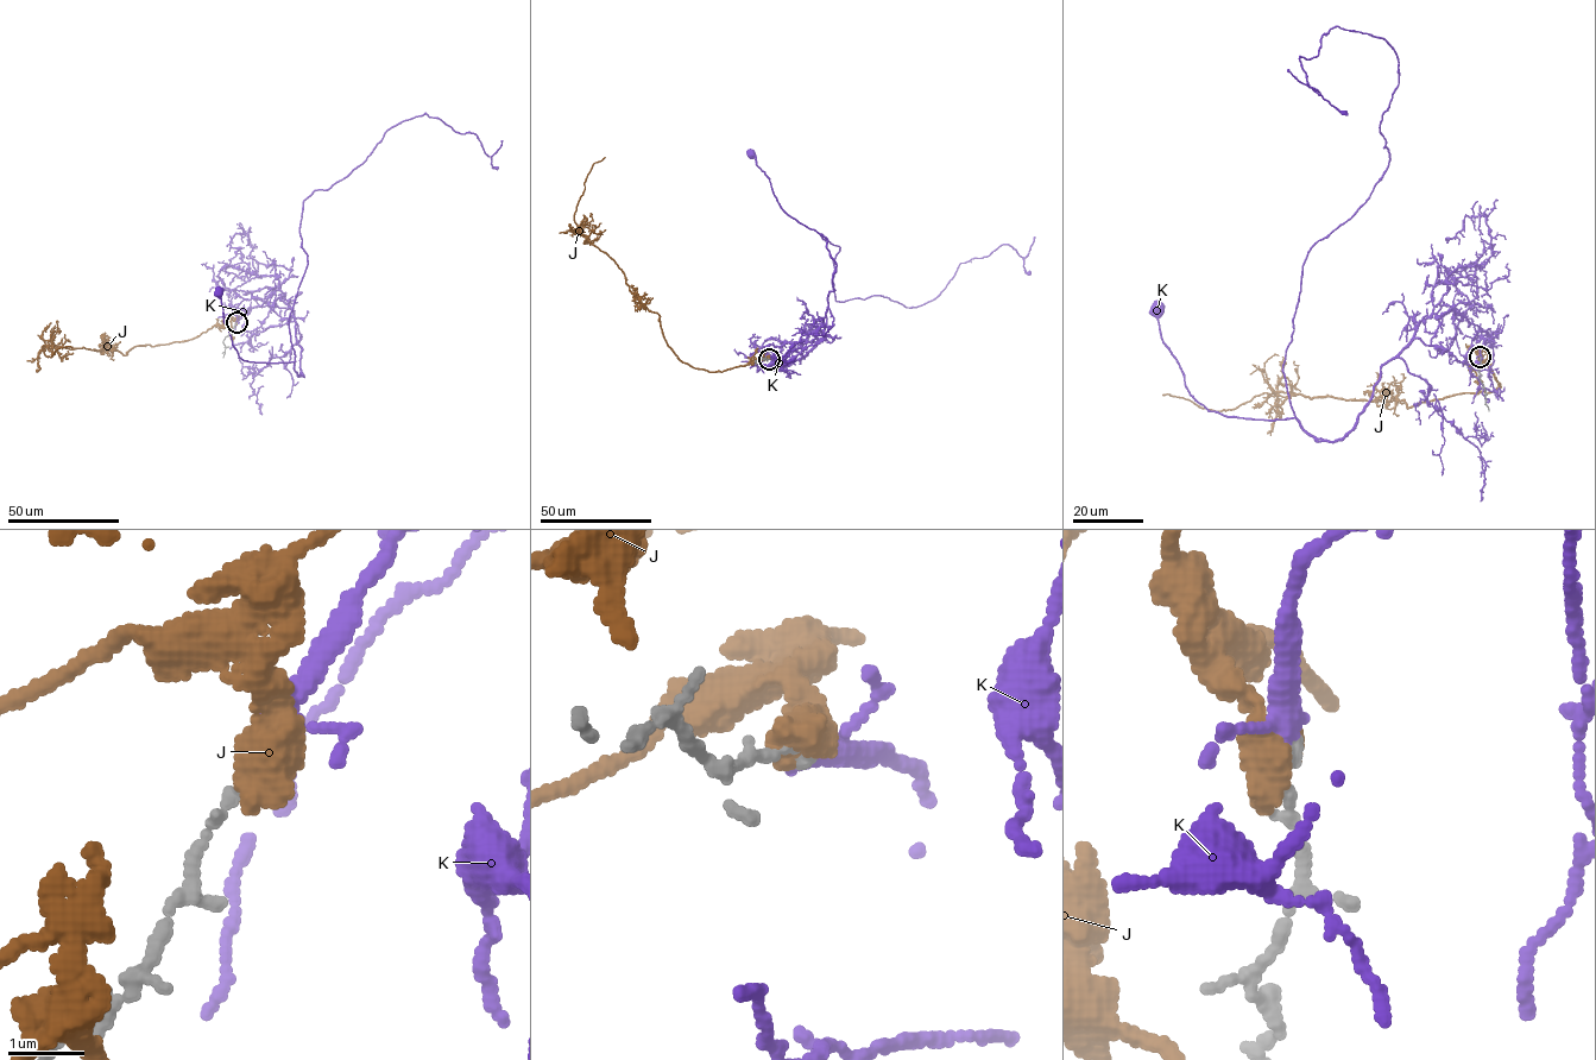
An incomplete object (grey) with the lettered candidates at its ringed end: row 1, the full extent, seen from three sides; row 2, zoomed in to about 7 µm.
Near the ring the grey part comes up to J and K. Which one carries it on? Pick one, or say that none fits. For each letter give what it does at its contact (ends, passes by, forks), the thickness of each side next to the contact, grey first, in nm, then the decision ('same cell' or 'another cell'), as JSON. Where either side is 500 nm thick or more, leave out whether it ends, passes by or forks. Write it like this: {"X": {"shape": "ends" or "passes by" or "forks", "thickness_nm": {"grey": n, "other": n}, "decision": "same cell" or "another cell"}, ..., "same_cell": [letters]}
{"J": {"thickness_nm": {"grey": 140, "other": 600}, "decision": "another cell"}, "K": {"shape": "passes by", "thickness_nm": {"grey": 140, "other": 260}, "decision": "same cell"}, "same_cell": ["K"]}

